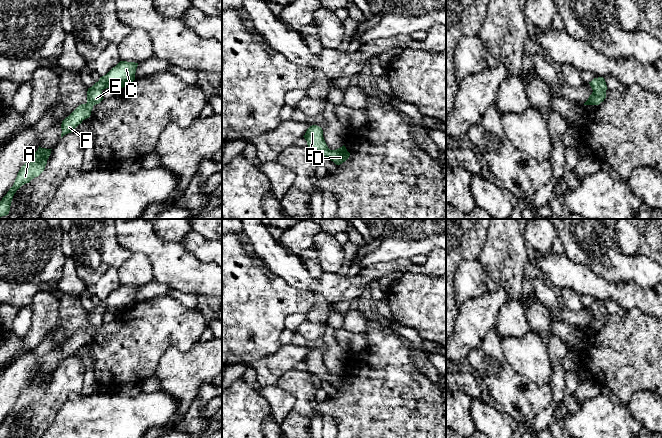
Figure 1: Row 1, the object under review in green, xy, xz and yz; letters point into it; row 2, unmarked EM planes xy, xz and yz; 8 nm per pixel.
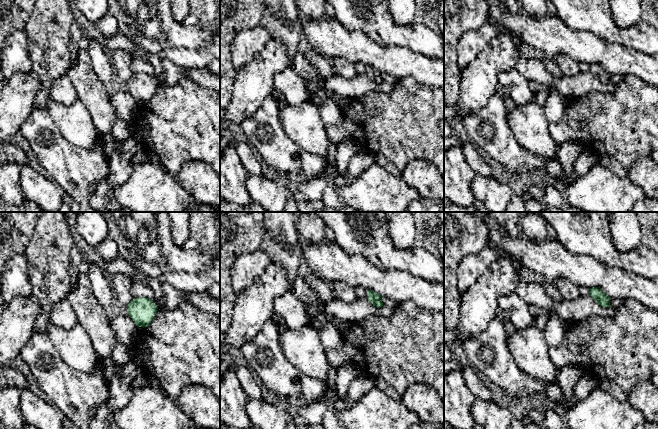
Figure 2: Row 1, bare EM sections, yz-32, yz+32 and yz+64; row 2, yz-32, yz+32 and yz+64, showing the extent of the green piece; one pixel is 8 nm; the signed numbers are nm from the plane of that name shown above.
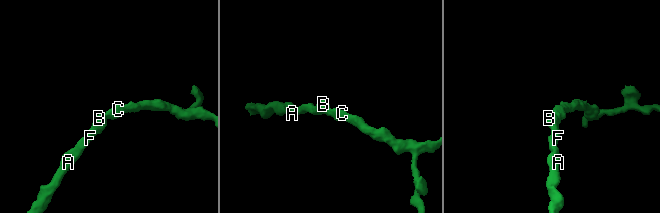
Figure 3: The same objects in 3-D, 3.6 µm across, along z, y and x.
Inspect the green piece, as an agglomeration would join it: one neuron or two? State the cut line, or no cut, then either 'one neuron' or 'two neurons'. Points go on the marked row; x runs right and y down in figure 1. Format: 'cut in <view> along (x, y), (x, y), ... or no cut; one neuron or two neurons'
no cut; one neuron

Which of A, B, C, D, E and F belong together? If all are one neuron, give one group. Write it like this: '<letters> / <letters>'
A B C D E F

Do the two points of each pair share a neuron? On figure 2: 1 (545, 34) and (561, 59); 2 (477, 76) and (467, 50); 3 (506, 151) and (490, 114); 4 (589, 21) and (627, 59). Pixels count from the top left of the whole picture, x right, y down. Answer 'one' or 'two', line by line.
1: two
2: two
3: one
4: two

